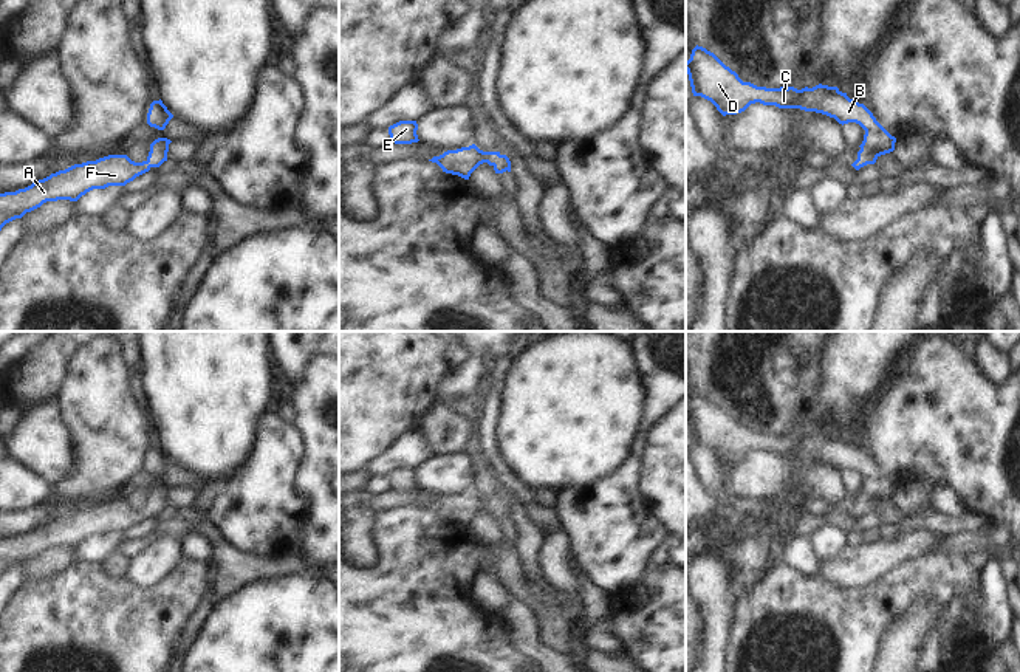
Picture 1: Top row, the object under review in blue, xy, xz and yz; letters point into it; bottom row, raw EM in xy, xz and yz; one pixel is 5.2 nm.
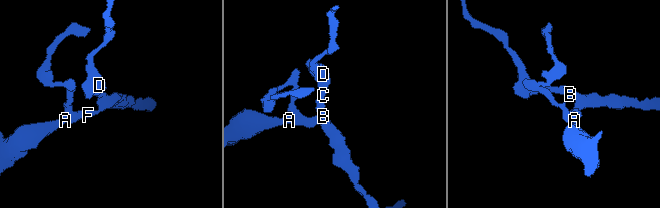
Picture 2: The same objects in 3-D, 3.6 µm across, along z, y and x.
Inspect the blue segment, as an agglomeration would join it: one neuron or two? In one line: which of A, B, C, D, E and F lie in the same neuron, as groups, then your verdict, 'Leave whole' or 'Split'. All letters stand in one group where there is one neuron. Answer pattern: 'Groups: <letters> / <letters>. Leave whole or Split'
Groups: A B C D E F. Leave whole.

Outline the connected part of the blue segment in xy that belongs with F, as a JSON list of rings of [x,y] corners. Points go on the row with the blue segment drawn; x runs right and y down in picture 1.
[[[167,138],[155,139],[150,144],[147,159],[142,163],[135,163],[127,155],[108,155],[51,173],[25,189],[0,194],[0,231],[6,223],[22,218],[46,201],[77,201],[93,189],[125,186],[152,167],[159,167],[167,161],[170,142]]]

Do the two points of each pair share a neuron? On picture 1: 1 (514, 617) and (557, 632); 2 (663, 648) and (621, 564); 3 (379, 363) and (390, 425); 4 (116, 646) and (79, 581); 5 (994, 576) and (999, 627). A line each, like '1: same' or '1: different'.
1: different
2: different
3: same
4: same
5: same

